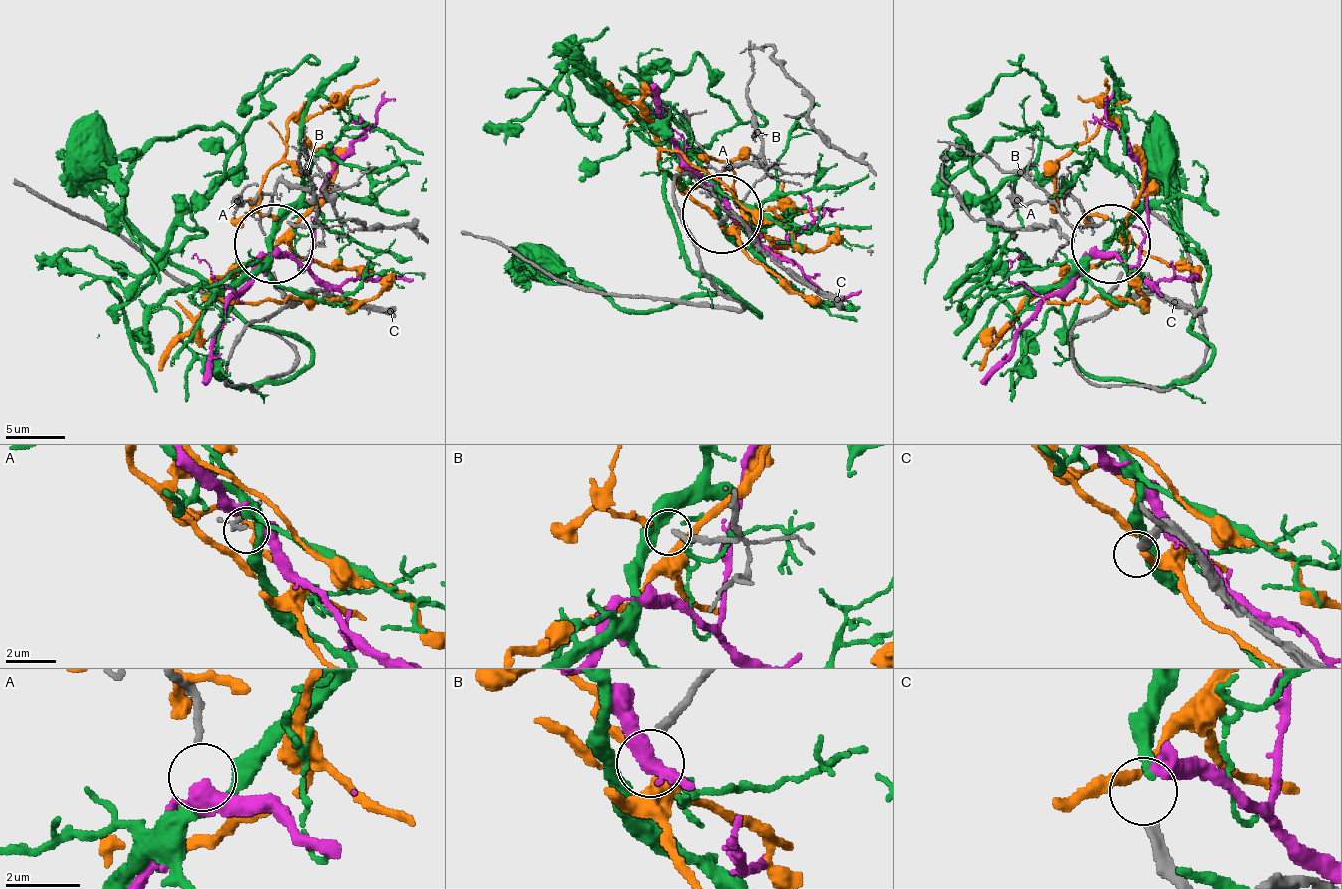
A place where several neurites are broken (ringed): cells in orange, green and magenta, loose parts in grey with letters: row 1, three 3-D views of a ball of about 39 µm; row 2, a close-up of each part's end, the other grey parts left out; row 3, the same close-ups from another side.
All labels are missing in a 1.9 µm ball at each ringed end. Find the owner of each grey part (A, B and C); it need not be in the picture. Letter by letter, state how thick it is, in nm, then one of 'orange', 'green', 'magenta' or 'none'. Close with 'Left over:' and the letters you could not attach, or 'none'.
A: calibre 170 nm; magenta
B: calibre 220 nm; green
C: calibre 260 nm; none
Left over: C

